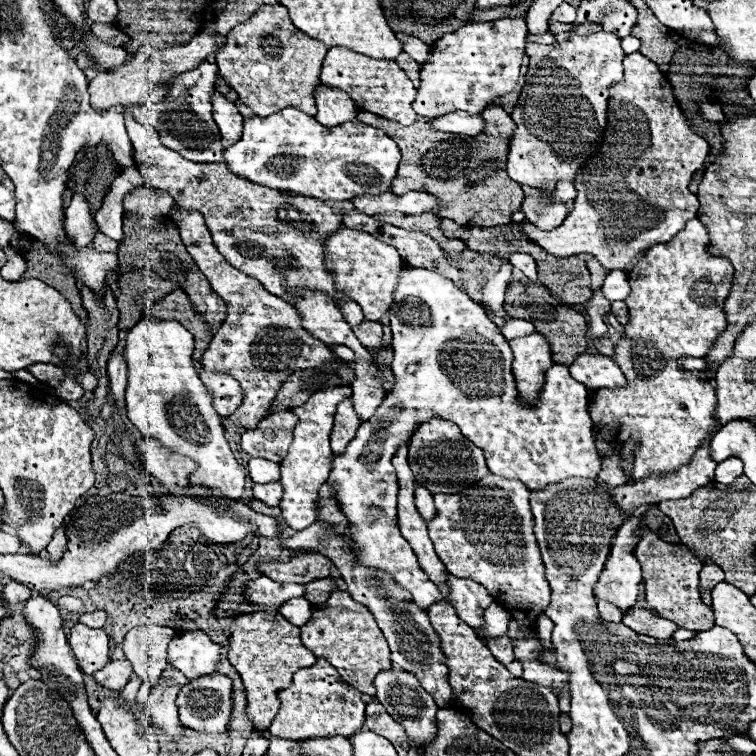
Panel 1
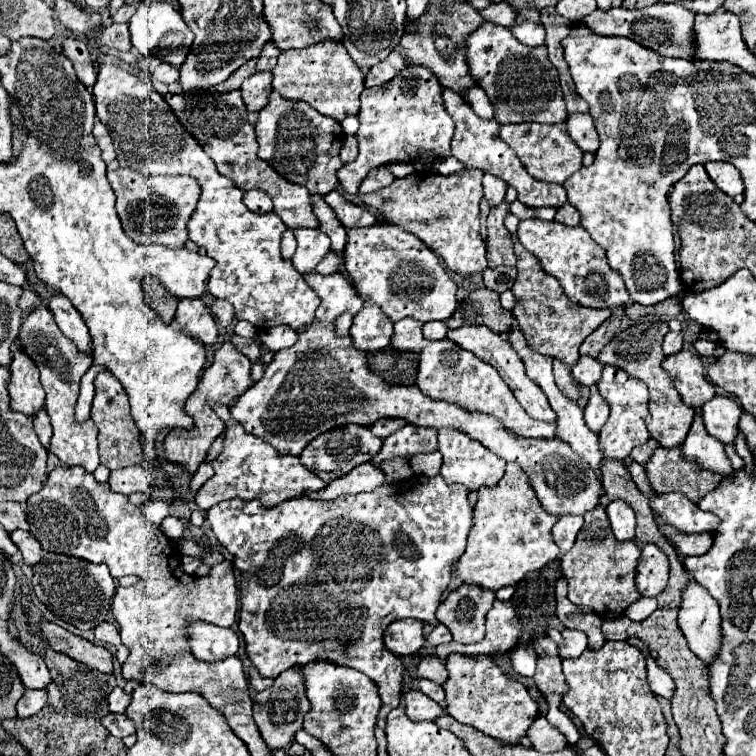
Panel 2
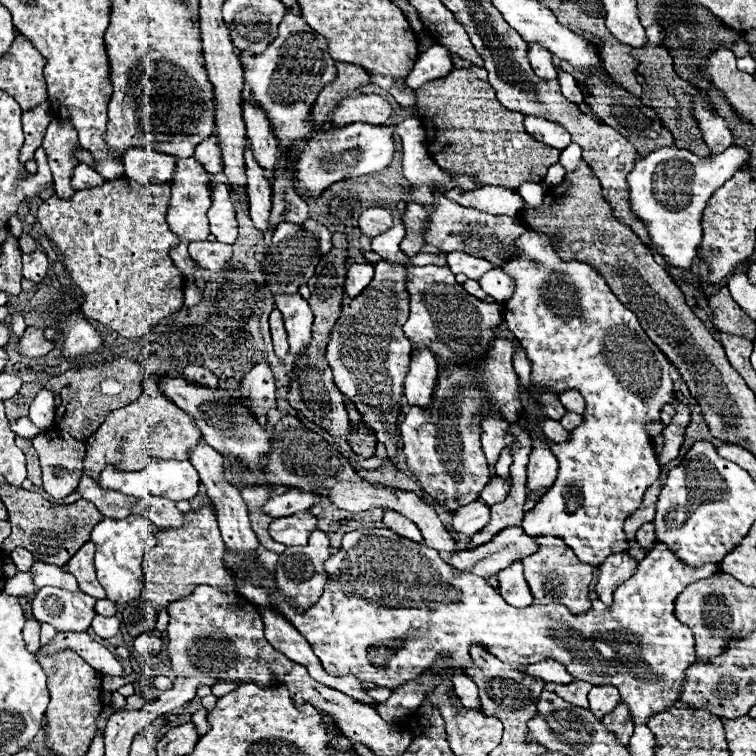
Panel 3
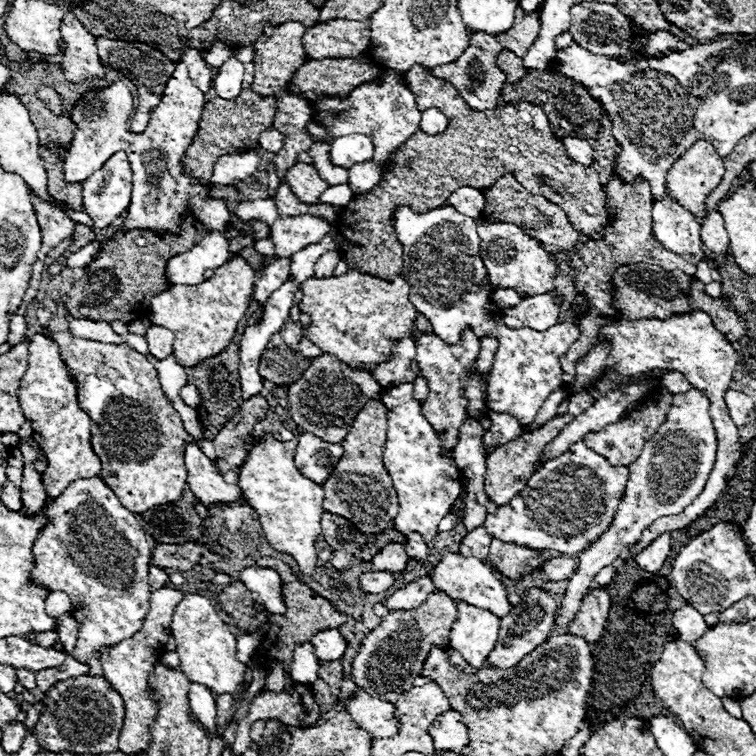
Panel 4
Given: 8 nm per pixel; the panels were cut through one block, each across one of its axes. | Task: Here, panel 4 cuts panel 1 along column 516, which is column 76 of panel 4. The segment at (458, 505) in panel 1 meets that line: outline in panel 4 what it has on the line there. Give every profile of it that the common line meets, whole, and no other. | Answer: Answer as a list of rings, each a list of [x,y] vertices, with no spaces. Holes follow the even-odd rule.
[[[98,476],[70,484],[58,500],[46,504],[42,514],[50,516],[52,522],[32,546],[36,558],[32,580],[70,596],[80,624],[72,656],[90,666],[88,676],[102,676],[100,650],[134,636],[150,606],[148,568],[152,550],[146,532],[136,522],[134,512],[126,510]]]

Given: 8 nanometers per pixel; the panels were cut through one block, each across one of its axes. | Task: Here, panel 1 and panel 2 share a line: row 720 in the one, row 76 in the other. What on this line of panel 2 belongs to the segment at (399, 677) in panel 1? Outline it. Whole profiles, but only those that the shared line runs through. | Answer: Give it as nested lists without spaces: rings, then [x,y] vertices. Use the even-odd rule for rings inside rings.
[[[408,66],[404,70],[404,74],[400,74],[400,78],[394,78],[392,82],[388,82],[388,86],[378,86],[378,88],[366,88],[362,92],[362,106],[360,106],[360,128],[356,132],[356,140],[358,140],[358,158],[350,164],[344,164],[342,170],[338,170],[338,180],[342,184],[342,188],[348,194],[356,194],[360,182],[366,178],[366,174],[372,168],[378,166],[386,166],[390,162],[416,162],[416,158],[420,158],[422,154],[430,154],[432,158],[446,158],[450,156],[450,142],[454,136],[454,122],[450,118],[450,114],[444,108],[444,100],[442,100],[442,86],[438,82],[438,78],[422,66]]]

